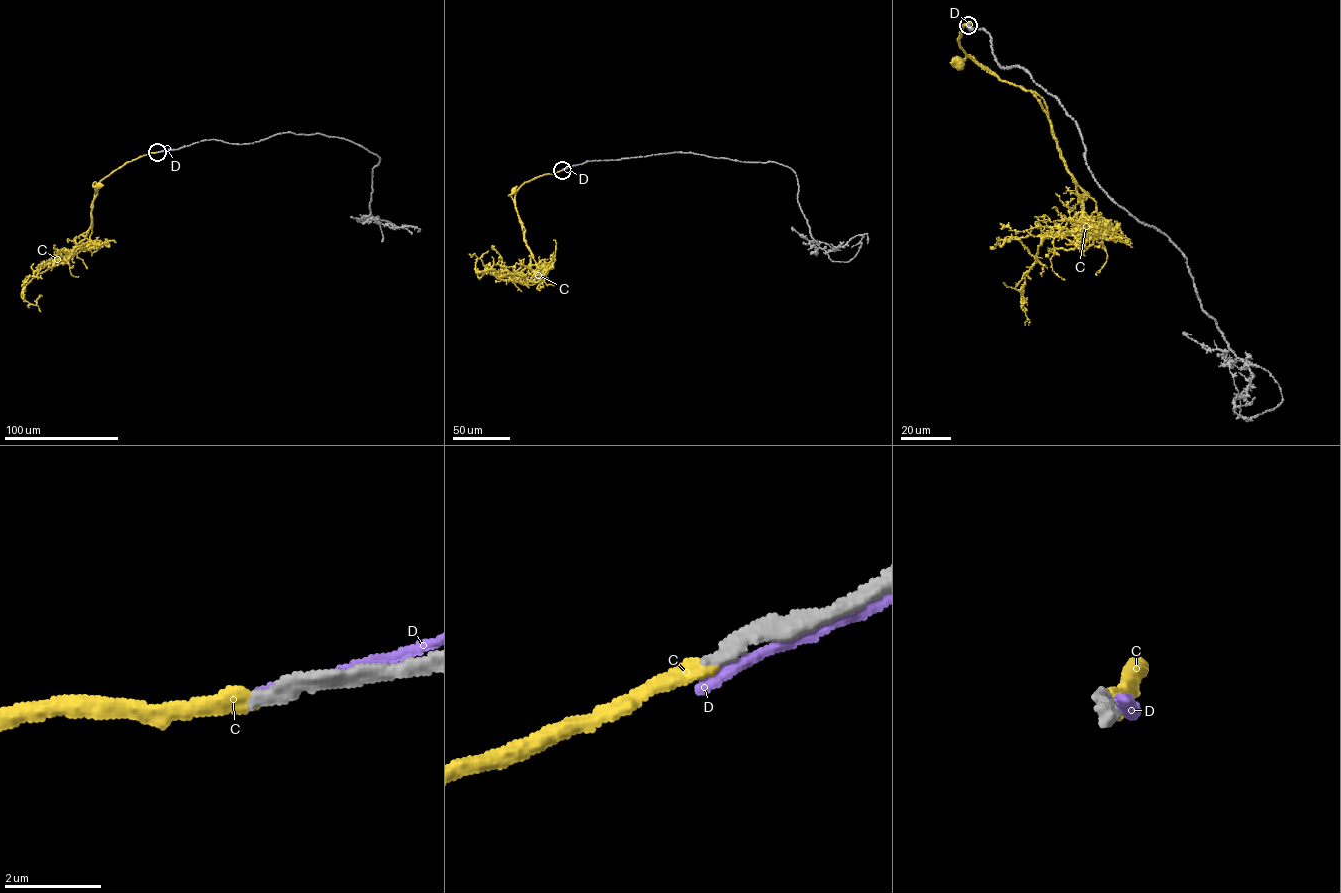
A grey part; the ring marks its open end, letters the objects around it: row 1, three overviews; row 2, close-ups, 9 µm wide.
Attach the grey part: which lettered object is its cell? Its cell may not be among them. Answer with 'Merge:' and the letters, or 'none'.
Merge: C

